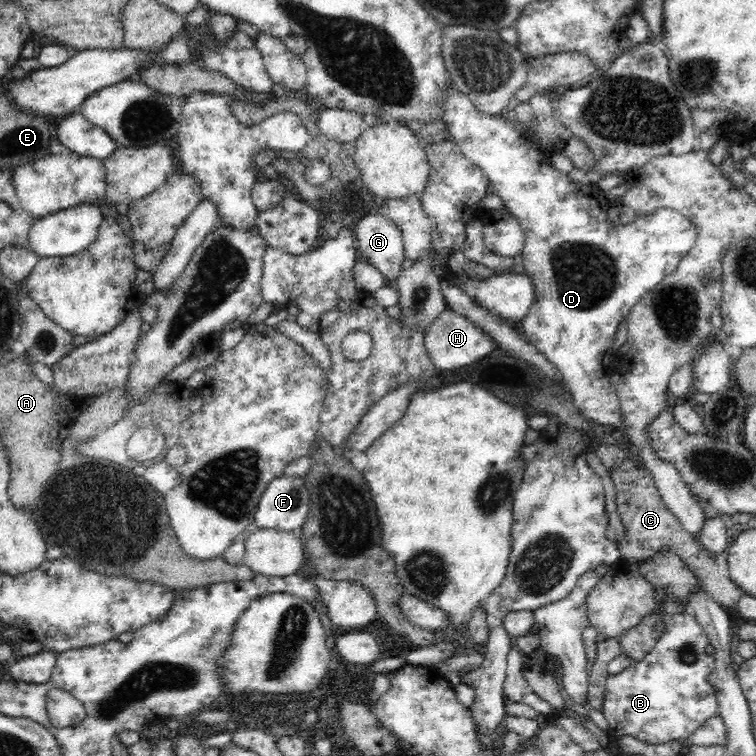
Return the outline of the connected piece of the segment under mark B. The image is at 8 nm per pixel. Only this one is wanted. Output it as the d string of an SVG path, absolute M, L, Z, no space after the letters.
M669 595L663 601L661 614L665 620L666 631L658 642L655 642L652 650L642 658L642 662L630 664L622 672L610 674L606 679L606 694L601 712L610 723L608 732L618 739L628 735L648 744L687 741L708 718L719 714L717 690L709 681L709 676L716 670L716 656L706 652L710 637L704 633L704 628L696 621L694 614L680 607L676 597Z

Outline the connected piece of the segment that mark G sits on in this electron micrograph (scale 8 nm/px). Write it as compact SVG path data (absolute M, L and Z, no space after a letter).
M376 212L367 214L362 220L359 220L356 228L353 229L353 233L355 234L355 243L359 257L375 266L382 275L394 283L404 270L402 262L406 259L402 231L383 214Z

